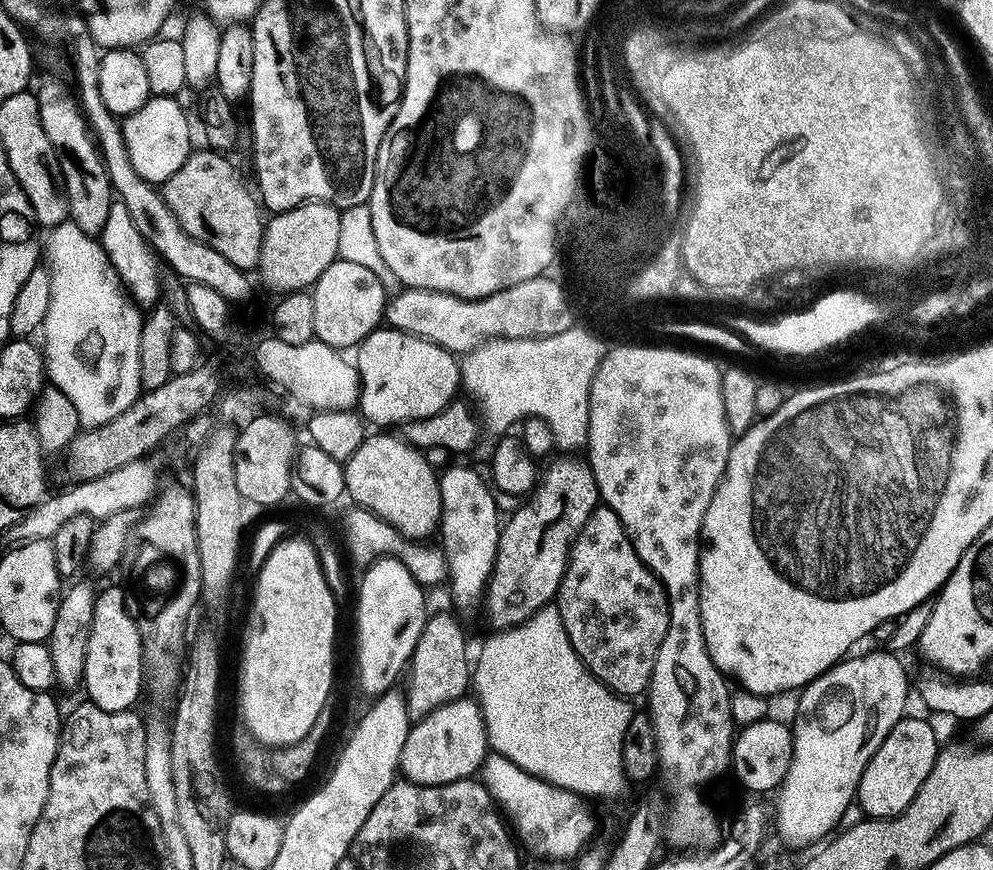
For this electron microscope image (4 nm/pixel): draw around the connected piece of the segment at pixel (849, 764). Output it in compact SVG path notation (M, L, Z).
M887 650L876 651L880 652L868 652L865 656L849 655L833 668L827 668L799 693L796 724L791 725L794 742L792 761L775 797L776 816L774 812L774 828L780 831L781 838L792 848L804 848L807 844L819 845L833 831L831 828L843 818L844 811L851 804L853 807L860 779L870 758L874 758L886 734L890 734L890 730L894 730L896 723L906 715L904 707L908 704L910 682L908 686L908 676L900 665L901 657Z

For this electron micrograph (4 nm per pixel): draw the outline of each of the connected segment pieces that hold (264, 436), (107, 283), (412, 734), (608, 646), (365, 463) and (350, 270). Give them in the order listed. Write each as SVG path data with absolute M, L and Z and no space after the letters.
M257 414L249 424L239 429L236 438L234 478L245 501L252 504L276 504L292 487L292 462L296 458L298 443L292 428L276 416Z
M71 222L59 224L48 236L48 261L51 272L50 310L46 312L42 351L46 376L51 387L62 390L74 402L81 425L97 428L122 414L142 394L139 380L139 338L142 312L118 278L106 250L95 236L88 236Z
M472 698L451 700L409 727L399 771L414 784L449 784L475 777L489 752L488 731L480 705Z
M598 506L572 543L566 574L562 574L560 589L554 601L562 618L562 626L570 638L570 646L578 658L611 692L625 698L643 697L649 691L654 670L654 658L658 658L658 646L666 638L666 626L670 622L668 599L662 582L638 558L632 540L626 534L618 514L607 506Z
M369 435L358 446L351 458L344 464L344 487L347 495L352 495L351 503L361 508L367 508L369 512L380 516L390 526L394 526L403 536L409 540L423 541L437 531L440 523L440 481L437 469L432 468L426 462L423 451L412 447L407 440L396 436L372 436Z
M337 258L330 266L326 266L326 270L322 270L322 274L310 289L310 295L314 302L315 339L337 350L355 349L361 340L381 327L386 316L386 290L378 274L374 274L374 270L366 270L366 266L358 266L358 262L346 262Z

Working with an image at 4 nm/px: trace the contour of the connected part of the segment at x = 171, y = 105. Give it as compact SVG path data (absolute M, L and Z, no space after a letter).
M152 96L141 108L134 110L134 114L123 117L126 154L130 156L136 173L146 183L163 186L182 166L182 162L186 162L193 147L192 132L188 129L188 115L174 96Z

